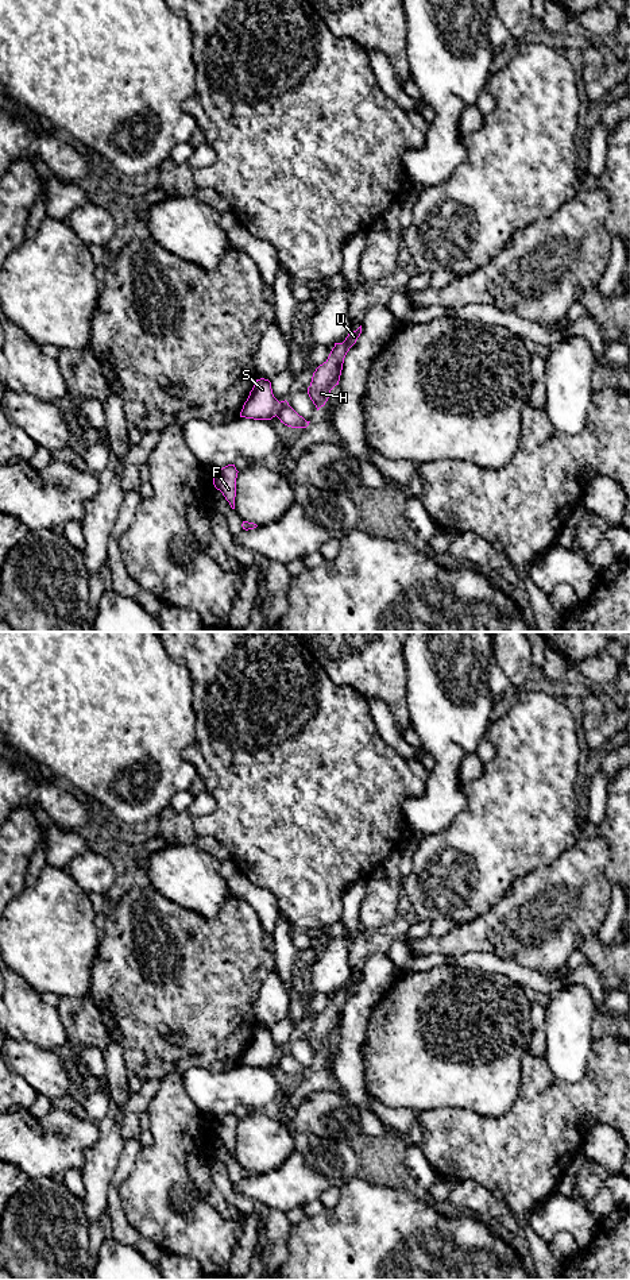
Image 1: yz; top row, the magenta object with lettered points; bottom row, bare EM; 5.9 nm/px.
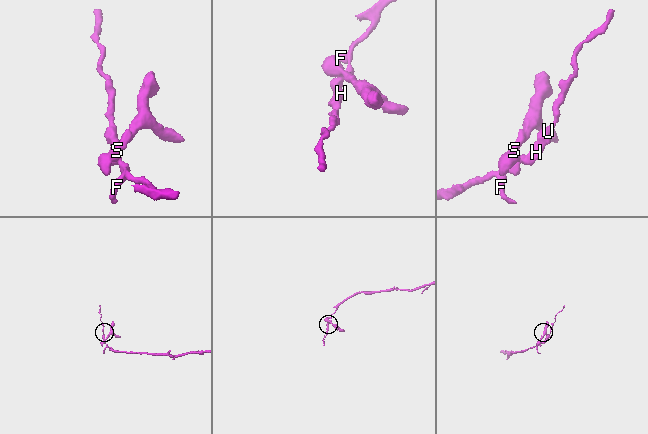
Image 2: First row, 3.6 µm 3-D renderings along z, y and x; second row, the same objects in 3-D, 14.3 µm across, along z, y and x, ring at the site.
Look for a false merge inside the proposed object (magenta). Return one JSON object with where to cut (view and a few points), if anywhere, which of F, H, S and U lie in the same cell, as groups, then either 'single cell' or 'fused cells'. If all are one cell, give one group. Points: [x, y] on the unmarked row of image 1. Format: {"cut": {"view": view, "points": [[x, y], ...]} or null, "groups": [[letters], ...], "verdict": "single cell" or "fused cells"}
{"cut": {"view": "yz", "points": [[279, 1051], [275, 1063]]}, "groups": [["F", "H", "U"], ["S"]], "verdict": "fused cells"}

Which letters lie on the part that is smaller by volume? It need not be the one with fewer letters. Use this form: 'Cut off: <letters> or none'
Cut off: S

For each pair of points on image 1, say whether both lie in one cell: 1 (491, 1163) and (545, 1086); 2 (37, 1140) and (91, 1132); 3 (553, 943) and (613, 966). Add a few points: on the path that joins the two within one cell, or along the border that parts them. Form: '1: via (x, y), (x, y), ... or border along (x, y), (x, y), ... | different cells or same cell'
1: via (510, 1144), (544, 1110), (544, 1105) | same cell
2: via (50, 1144), (64, 1144), (77, 1133) | same cell
3: border along (594, 933), (579, 937), (574, 947) | different cells

